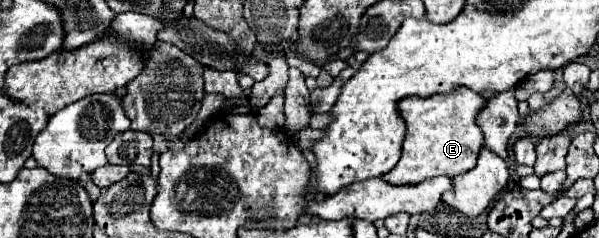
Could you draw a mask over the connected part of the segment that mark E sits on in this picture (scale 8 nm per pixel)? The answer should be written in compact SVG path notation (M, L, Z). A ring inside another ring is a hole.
M457 87L449 93L439 93L431 97L405 97L399 101L399 111L405 119L407 133L403 141L403 153L399 163L383 175L385 181L393 185L415 185L425 179L439 175L455 177L475 167L475 161L485 145L481 127L475 117L487 105L487 99L481 93L471 91L469 87Z

